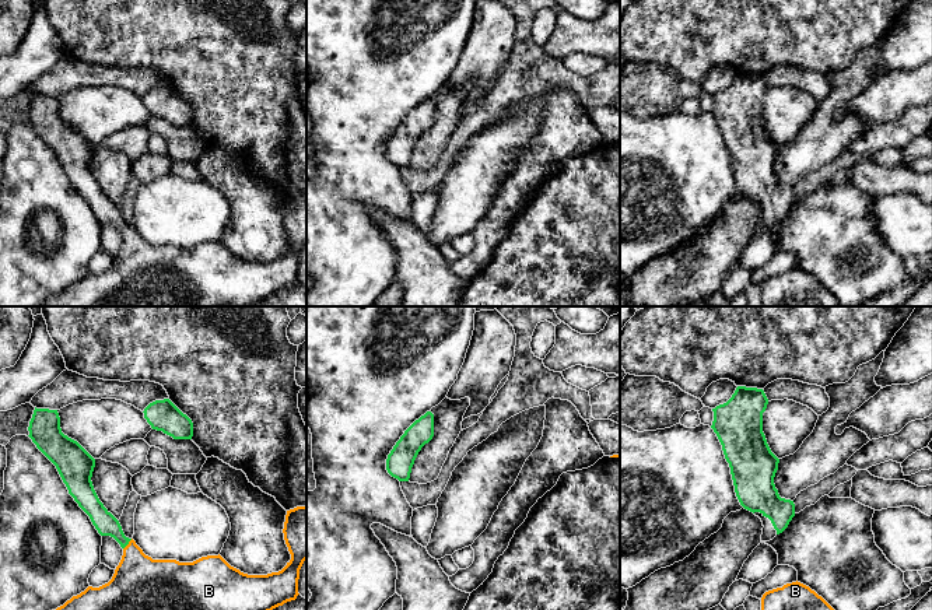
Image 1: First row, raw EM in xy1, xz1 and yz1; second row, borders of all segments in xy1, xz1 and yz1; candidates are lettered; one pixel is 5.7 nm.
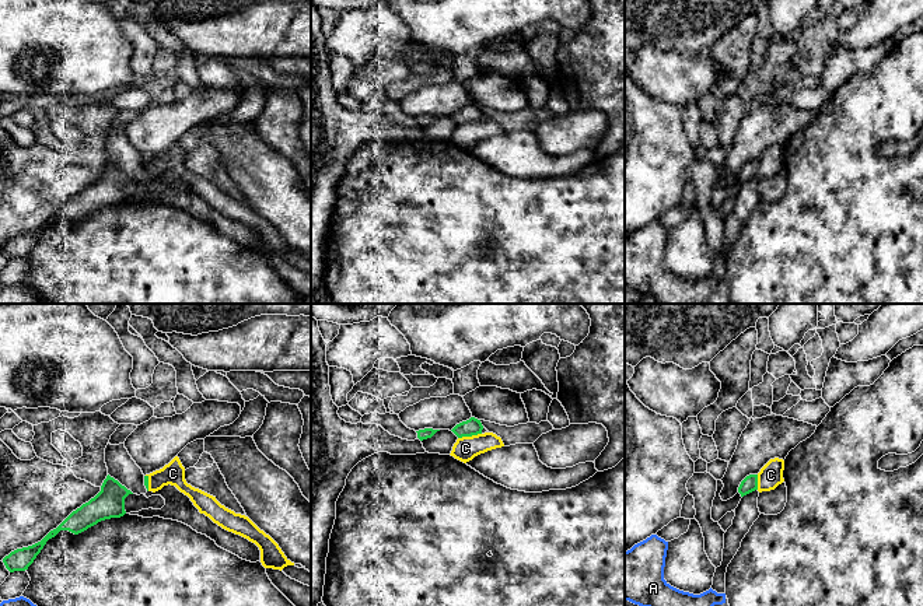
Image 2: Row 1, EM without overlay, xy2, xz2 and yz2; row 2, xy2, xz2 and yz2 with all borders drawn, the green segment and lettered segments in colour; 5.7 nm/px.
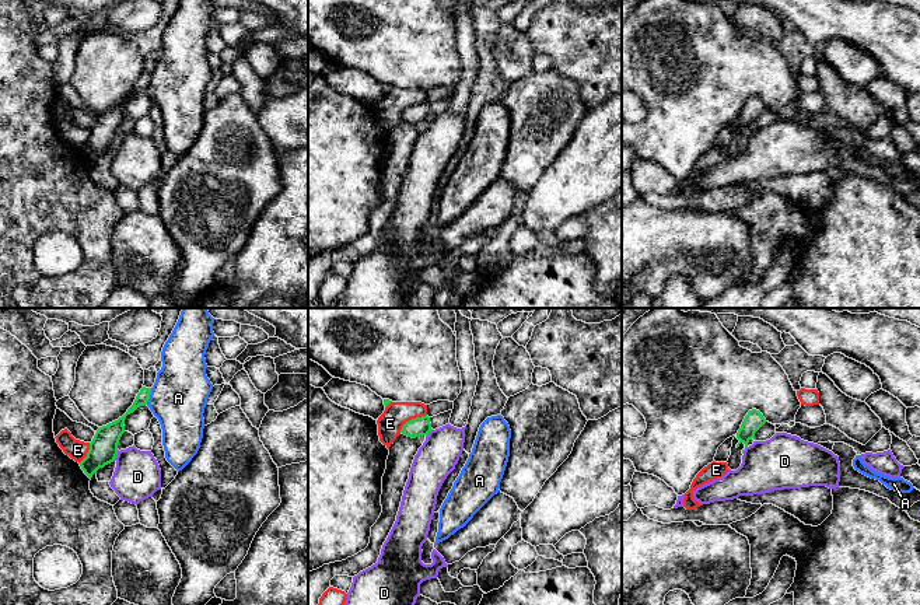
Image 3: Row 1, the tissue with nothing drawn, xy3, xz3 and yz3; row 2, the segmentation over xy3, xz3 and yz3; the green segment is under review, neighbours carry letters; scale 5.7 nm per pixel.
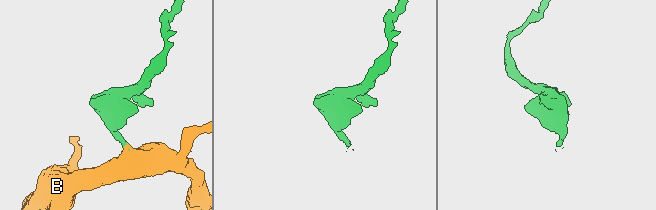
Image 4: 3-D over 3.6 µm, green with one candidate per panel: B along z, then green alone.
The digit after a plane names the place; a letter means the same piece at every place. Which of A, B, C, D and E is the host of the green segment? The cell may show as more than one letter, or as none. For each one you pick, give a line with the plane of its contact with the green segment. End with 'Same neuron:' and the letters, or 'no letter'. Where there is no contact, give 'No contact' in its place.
B: Touches green in xy1
Same neuron: B

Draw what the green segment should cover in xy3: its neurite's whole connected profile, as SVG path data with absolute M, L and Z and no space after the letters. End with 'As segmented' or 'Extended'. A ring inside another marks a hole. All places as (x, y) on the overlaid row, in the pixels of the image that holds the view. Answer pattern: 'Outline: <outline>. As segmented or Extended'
Outline: M143 387L137 394L133 405L122 417L97 430L92 441L90 443L87 457L80 462L81 469L90 479L99 468L104 468L105 465L115 461L119 451L119 440L125 433L123 424L126 416L133 413L139 406L147 405L150 394L151 388Z. As segmented

